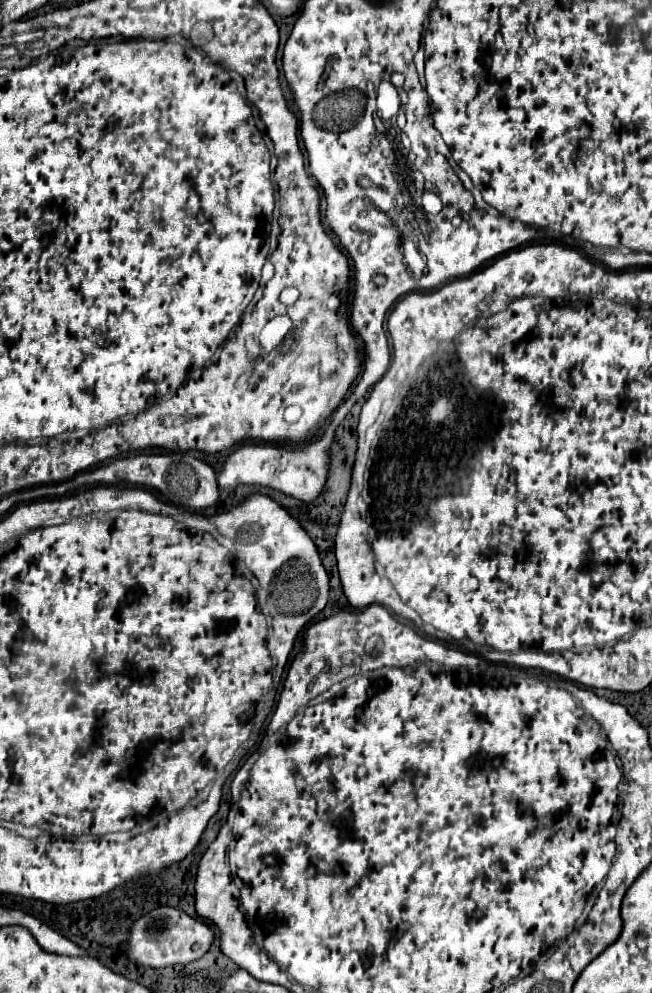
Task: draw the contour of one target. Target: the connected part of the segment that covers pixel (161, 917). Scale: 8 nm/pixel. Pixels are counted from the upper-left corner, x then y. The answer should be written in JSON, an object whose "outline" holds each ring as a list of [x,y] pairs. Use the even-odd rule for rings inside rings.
{"outline":[[[157,907],[133,923],[129,937],[129,957],[145,967],[187,965],[201,959],[209,951],[213,939],[215,931],[203,919],[189,917],[187,913],[173,907]]]}

